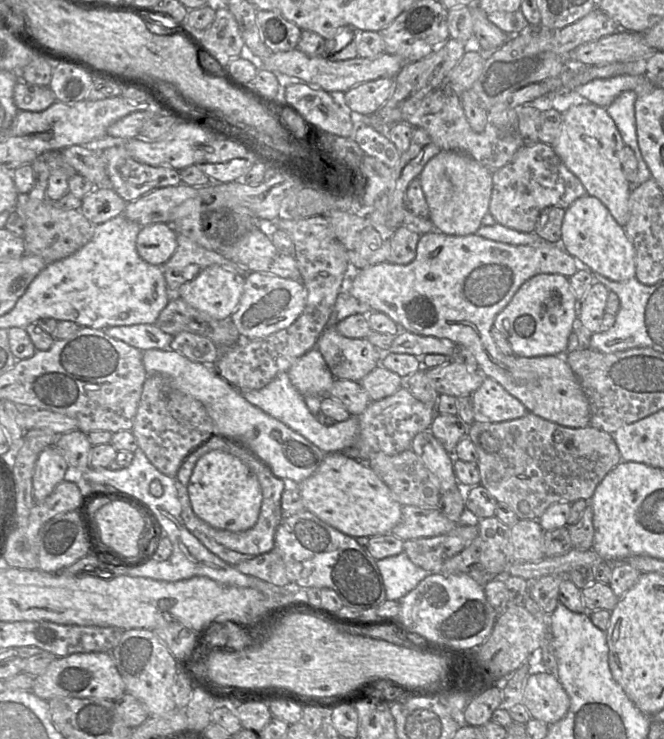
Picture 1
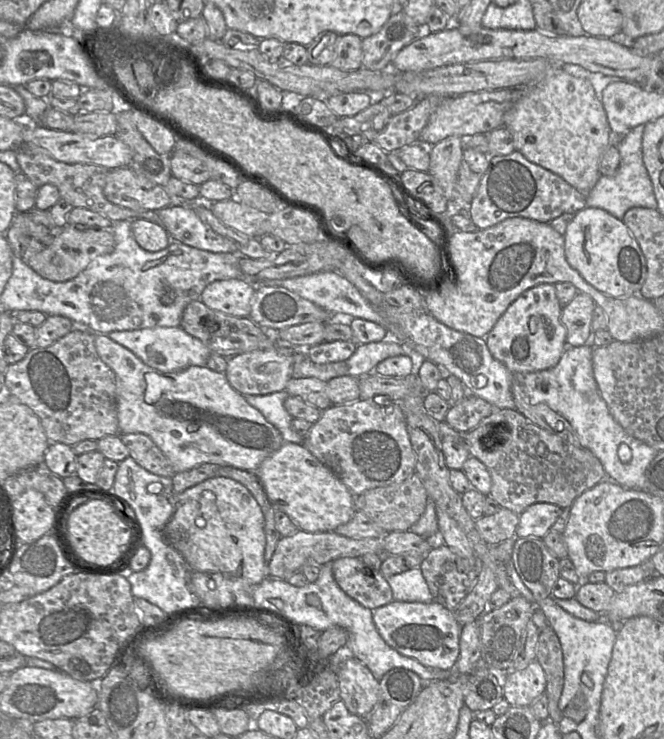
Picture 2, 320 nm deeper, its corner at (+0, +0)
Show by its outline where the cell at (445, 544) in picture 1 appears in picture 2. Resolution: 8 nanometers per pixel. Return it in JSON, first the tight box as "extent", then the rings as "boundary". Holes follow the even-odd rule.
{"extent":[475,508,519,546],"boundary":[[[501,508],[494,515],[475,520],[475,527],[481,538],[492,546],[514,538],[518,523],[519,515],[509,509]]]}

